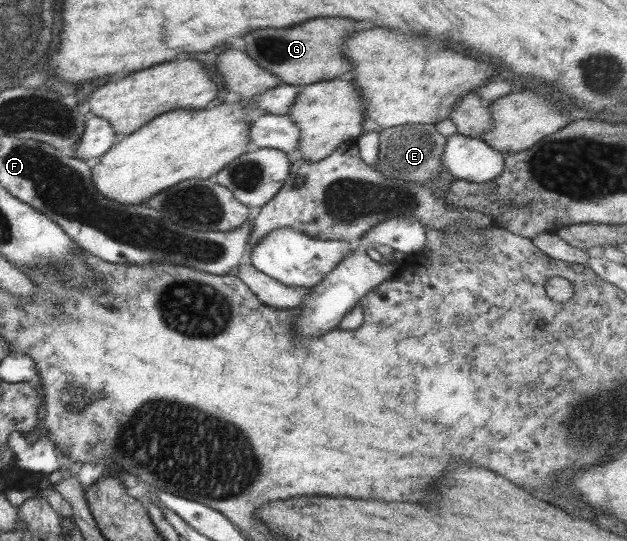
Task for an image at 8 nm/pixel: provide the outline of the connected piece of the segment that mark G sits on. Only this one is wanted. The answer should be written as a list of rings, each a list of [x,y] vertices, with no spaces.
[[[315,18],[291,28],[263,28],[249,32],[245,40],[248,58],[257,66],[277,76],[282,83],[302,87],[321,81],[328,81],[349,72],[349,60],[341,56],[341,44],[345,36],[355,32],[351,20],[343,18]]]

